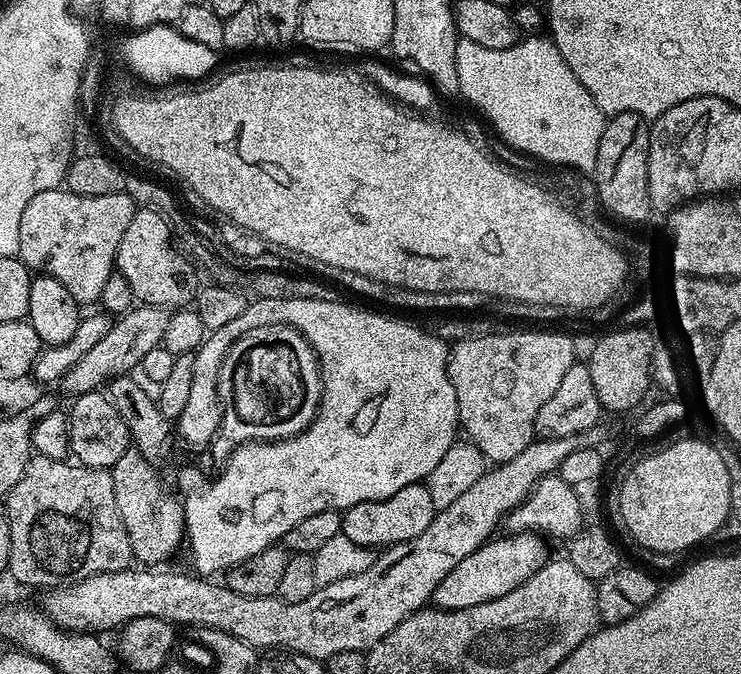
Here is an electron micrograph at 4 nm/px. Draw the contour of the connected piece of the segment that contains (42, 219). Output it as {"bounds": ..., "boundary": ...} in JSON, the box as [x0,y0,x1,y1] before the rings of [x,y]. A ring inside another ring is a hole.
{"bounds":[18,187,137,305],"boundary":[[[58,187],[46,190],[42,194],[34,194],[34,198],[26,202],[26,211],[22,213],[22,226],[18,226],[20,261],[33,273],[58,278],[58,282],[62,282],[62,286],[66,286],[66,290],[74,294],[77,304],[95,305],[102,294],[102,286],[106,286],[106,278],[110,278],[116,267],[118,242],[122,242],[122,234],[126,234],[126,226],[130,226],[130,218],[136,209],[137,204],[125,191],[97,197],[82,197]]]}

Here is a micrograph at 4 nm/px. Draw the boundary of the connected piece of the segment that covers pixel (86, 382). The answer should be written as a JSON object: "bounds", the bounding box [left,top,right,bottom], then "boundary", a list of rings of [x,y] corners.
{"bounds":[62,304,169,397],"boundary":[[[153,304],[133,306],[113,323],[106,338],[102,338],[98,346],[91,348],[90,354],[83,356],[64,375],[62,387],[72,392],[73,397],[77,397],[87,392],[97,391],[101,386],[107,385],[109,380],[118,376],[127,376],[133,370],[139,369],[142,358],[146,358],[150,350],[161,347],[169,315],[169,309],[159,308]]]}

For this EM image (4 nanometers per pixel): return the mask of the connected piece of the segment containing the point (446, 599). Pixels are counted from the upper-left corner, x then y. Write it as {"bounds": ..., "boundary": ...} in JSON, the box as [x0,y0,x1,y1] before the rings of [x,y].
{"bounds":[431,532,550,612],"boundary":[[[533,532],[504,534],[504,537],[498,538],[488,539],[481,548],[474,550],[474,554],[462,558],[462,562],[458,562],[458,566],[454,566],[442,582],[438,582],[431,598],[435,607],[441,612],[449,612],[482,606],[482,602],[494,602],[494,598],[502,598],[502,594],[518,590],[522,582],[530,579],[550,559],[549,545]]]}

